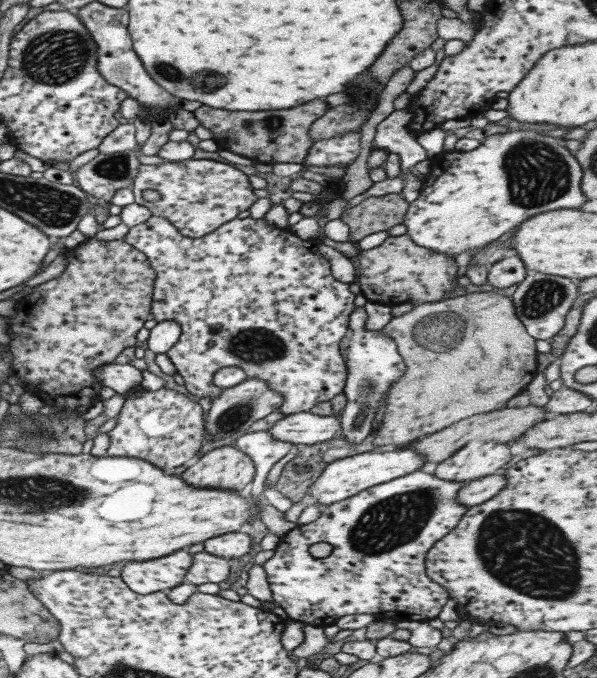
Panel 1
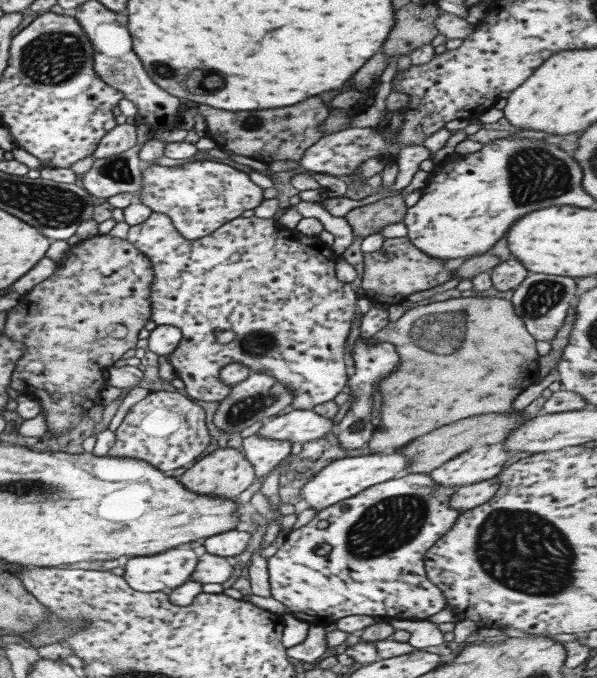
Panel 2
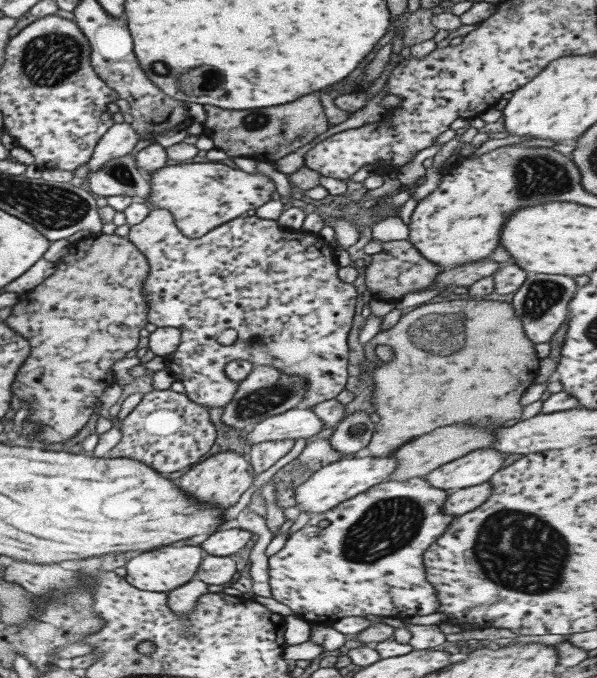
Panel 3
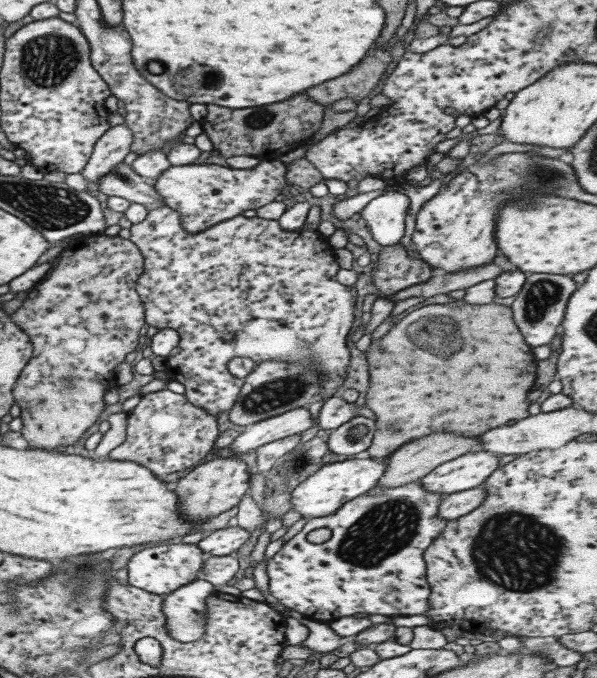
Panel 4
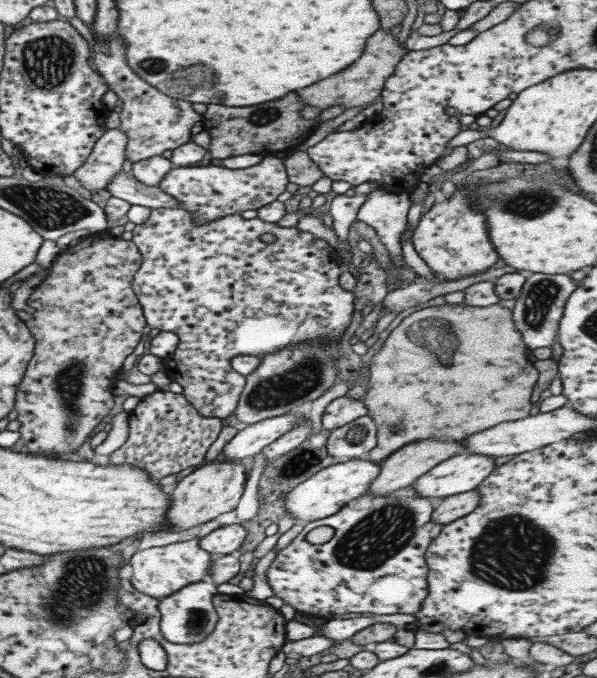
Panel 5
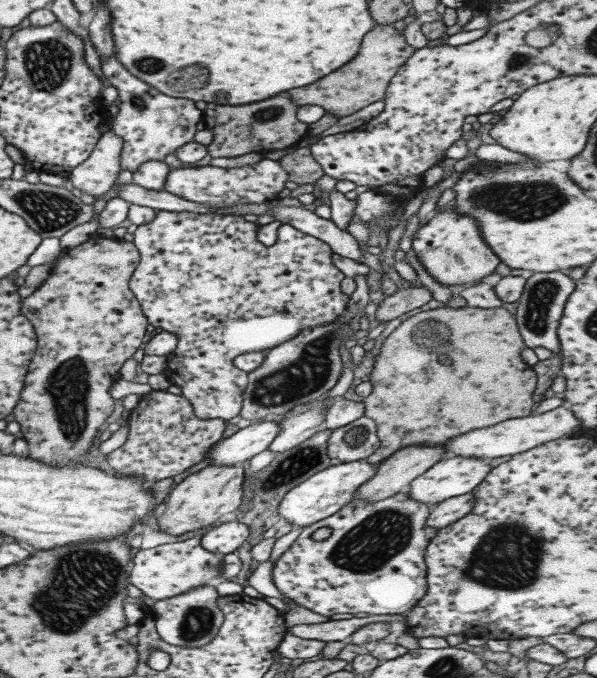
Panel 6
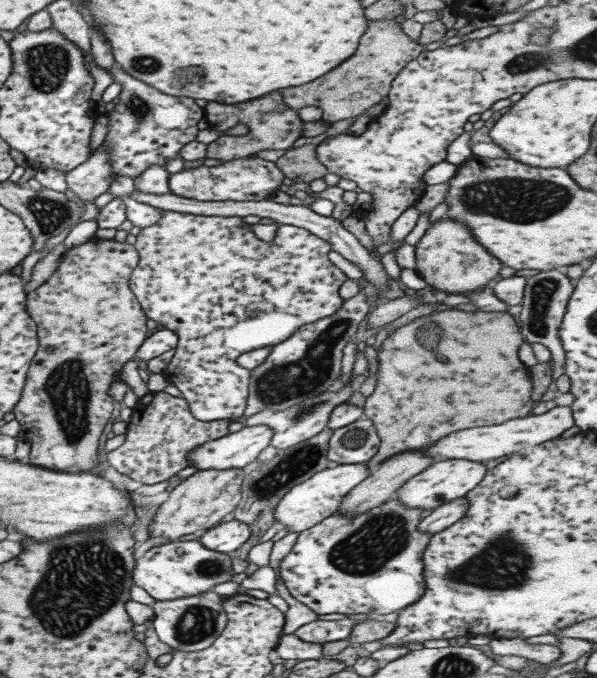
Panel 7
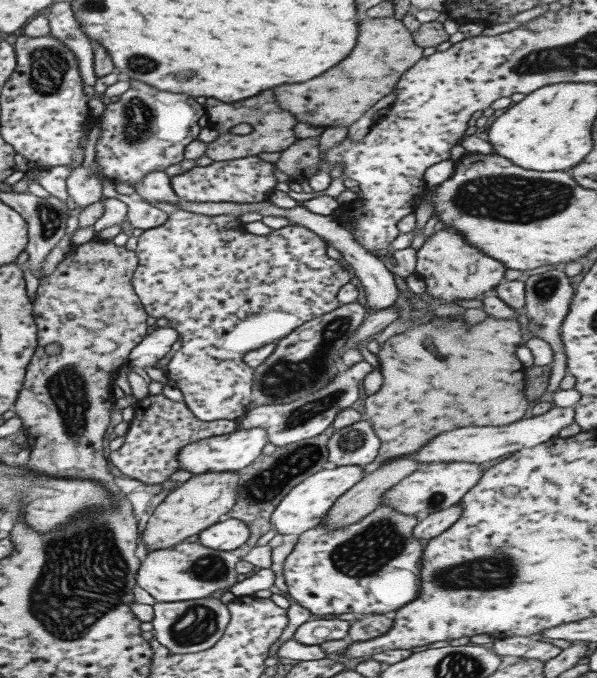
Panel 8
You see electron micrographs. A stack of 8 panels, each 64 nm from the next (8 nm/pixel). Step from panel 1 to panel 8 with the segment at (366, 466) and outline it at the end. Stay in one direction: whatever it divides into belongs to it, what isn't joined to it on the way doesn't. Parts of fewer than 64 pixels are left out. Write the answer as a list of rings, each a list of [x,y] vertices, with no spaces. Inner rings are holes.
[[[355,465],[333,466],[310,474],[303,482],[298,482],[290,488],[289,492],[276,504],[270,516],[271,528],[279,534],[295,536],[304,530],[309,530],[312,526],[319,524],[335,500],[348,488],[357,484],[364,474],[363,467]]]

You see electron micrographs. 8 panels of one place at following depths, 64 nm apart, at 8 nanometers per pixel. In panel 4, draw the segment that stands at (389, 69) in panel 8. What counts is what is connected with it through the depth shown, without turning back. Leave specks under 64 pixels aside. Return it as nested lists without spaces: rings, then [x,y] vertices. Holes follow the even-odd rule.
[[[385,46],[371,48],[365,58],[347,74],[333,78],[329,82],[323,82],[319,86],[313,86],[307,90],[307,96],[321,106],[332,104],[339,98],[349,98],[355,103],[365,98],[371,89],[377,84],[379,77],[391,60],[390,49]]]

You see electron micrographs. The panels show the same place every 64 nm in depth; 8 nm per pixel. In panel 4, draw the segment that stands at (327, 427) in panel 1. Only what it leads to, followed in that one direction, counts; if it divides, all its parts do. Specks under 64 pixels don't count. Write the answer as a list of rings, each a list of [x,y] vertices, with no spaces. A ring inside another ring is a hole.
[[[304,406],[264,418],[247,425],[239,431],[237,438],[229,445],[235,456],[257,450],[259,446],[269,444],[292,435],[301,435],[313,426],[311,415]]]

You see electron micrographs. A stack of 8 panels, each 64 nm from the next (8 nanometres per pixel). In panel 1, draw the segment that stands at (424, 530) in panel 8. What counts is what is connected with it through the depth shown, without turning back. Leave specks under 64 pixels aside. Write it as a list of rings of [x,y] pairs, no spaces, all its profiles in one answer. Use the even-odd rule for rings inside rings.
[[[501,472],[465,483],[456,494],[456,501],[469,508],[481,504],[495,496],[506,485],[506,478]]]

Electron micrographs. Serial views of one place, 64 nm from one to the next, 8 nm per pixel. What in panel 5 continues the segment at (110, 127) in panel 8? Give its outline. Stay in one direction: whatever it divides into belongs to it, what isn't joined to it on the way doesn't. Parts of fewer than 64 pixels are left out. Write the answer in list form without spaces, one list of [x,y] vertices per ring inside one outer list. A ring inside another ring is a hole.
[[[112,36],[106,43],[96,41],[95,37],[92,39],[95,54],[91,66],[106,82],[108,90],[114,92],[117,99],[121,100],[118,129],[124,132],[128,140],[124,150],[125,158],[133,164],[152,156],[159,156],[163,150],[173,150],[189,141],[191,136],[189,129],[200,120],[200,115],[191,109],[191,103],[168,98],[141,80],[126,63],[123,56],[125,44],[121,42],[121,38]]]

